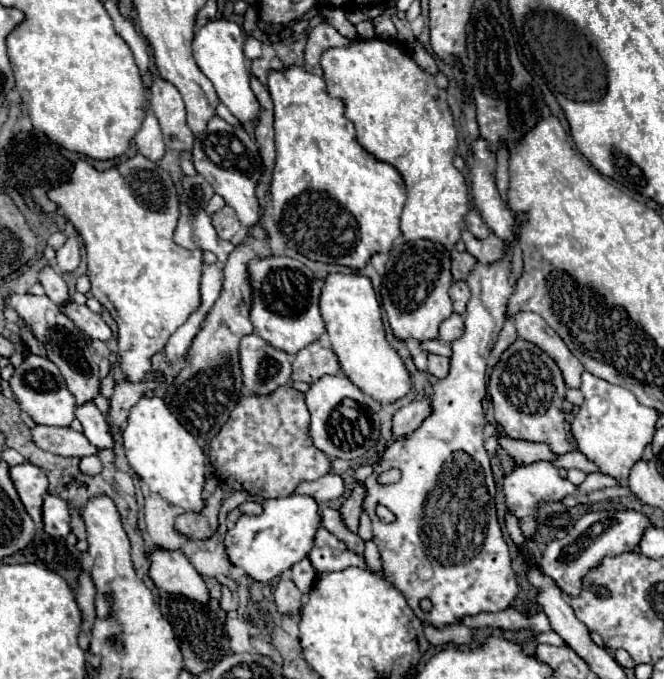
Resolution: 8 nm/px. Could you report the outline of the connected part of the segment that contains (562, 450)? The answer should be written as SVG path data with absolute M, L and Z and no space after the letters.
M518 338L494 366L488 382L488 392L494 404L496 424L504 436L514 440L548 444L556 456L564 456L576 450L574 440L568 440L562 410L566 394L562 372L556 366L556 362L538 346Z

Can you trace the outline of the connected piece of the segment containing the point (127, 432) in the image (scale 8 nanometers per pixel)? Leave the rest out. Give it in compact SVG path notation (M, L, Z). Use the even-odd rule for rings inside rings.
M142 396L132 408L122 432L124 450L132 470L148 484L148 488L166 502L184 510L202 510L202 484L206 476L206 458L196 438L176 420L162 398Z

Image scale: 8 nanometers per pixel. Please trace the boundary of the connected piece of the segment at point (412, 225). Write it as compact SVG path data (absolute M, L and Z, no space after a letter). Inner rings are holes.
M354 40L350 48L330 48L322 54L322 70L332 98L344 102L344 114L356 126L358 144L376 160L392 164L406 184L406 204L400 216L400 230L406 242L430 240L442 246L454 246L464 230L464 216L470 210L468 186L464 176L454 168L452 158L458 150L456 128L452 124L452 114L446 104L446 90L436 88L434 76L426 74L416 66L412 56L386 40Z

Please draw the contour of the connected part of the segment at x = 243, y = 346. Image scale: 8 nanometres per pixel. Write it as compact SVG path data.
M250 334L240 342L240 368L246 396L268 396L290 382L290 358L268 346L260 336Z

